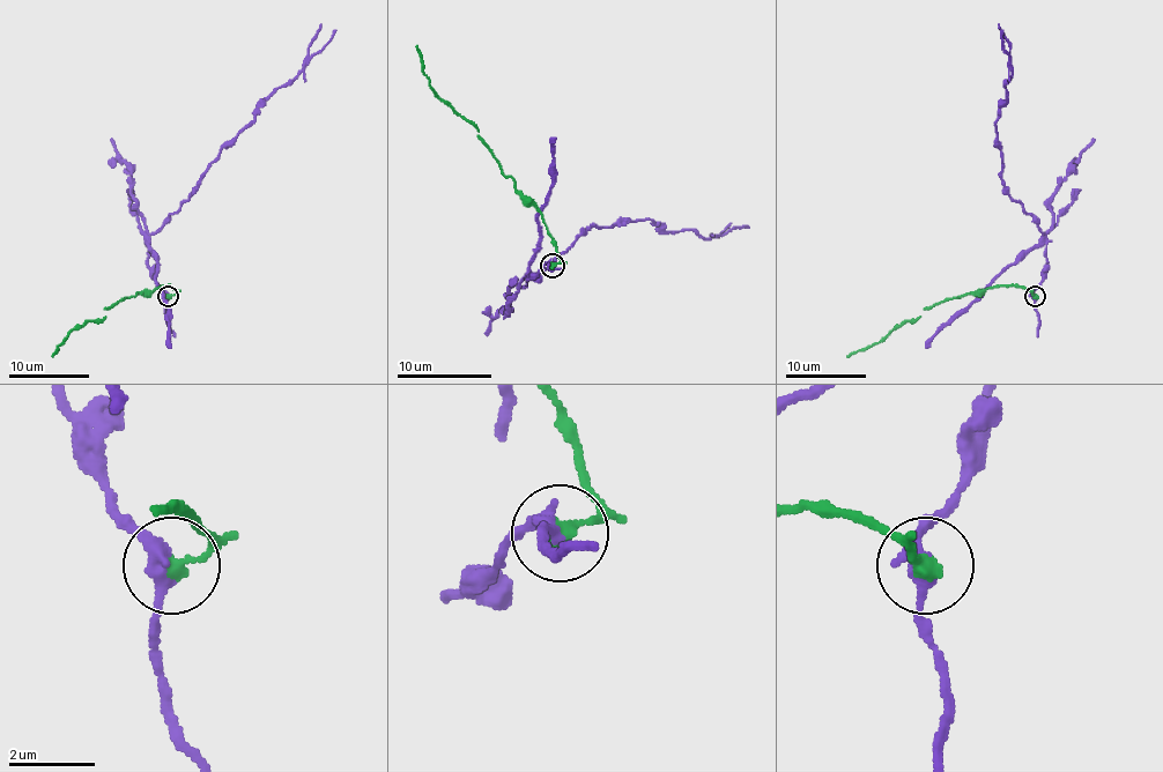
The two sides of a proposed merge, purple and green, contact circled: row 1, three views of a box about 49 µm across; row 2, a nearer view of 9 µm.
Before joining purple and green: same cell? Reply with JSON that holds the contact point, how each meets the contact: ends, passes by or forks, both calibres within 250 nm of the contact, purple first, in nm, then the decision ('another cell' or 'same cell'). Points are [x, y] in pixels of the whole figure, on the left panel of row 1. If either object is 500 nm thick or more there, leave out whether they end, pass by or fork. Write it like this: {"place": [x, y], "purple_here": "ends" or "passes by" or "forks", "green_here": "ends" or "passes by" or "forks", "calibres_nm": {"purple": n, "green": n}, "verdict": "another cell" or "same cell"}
{"place": [168, 296], "purple_here": "passes by", "green_here": "ends", "calibres_nm": {"purple": 320, "green": 340}, "verdict": "another cell"}

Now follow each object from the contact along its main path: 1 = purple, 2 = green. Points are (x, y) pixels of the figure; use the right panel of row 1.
1: (1036, 296), (1045, 264), (1045, 238), (1001, 179), (995, 120), (1012, 78), (1004, 29)
2: (1036, 296), (1015, 287), (989, 287), (946, 298), (926, 306), (916, 320), (897, 325), (878, 343), (847, 357)

